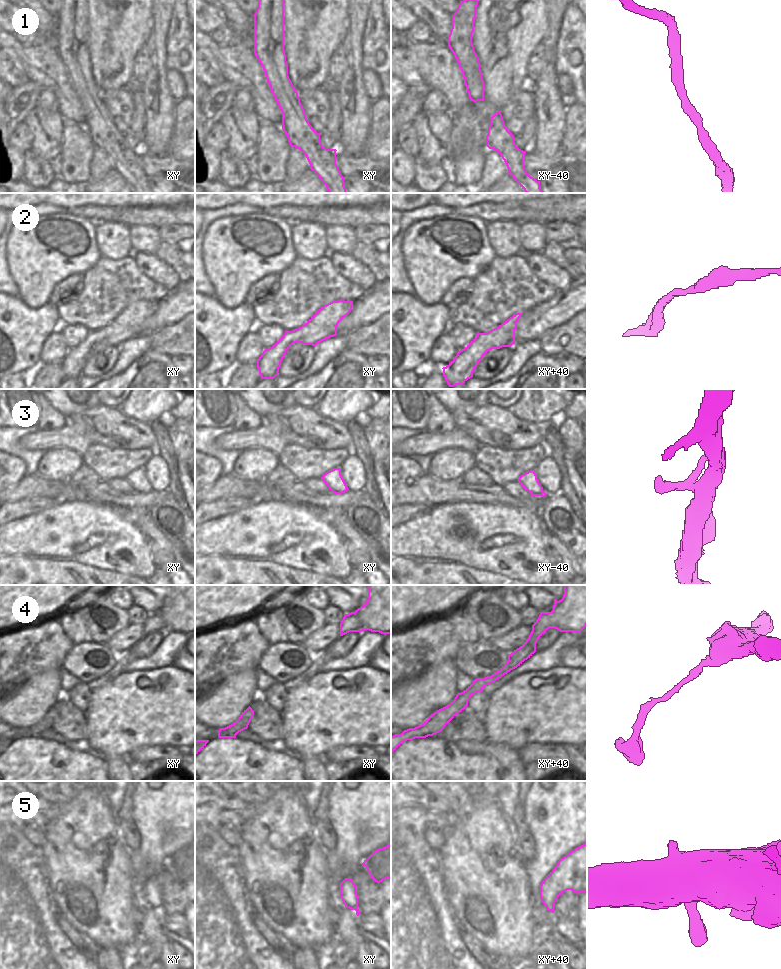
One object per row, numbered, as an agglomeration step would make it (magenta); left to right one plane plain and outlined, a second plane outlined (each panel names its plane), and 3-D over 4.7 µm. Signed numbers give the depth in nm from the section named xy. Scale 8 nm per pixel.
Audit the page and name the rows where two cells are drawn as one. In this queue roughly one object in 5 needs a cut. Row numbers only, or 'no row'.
no row

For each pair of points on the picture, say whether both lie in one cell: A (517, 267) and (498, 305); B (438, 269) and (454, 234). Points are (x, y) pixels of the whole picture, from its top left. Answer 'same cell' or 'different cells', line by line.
A: same cell
B: same cell

